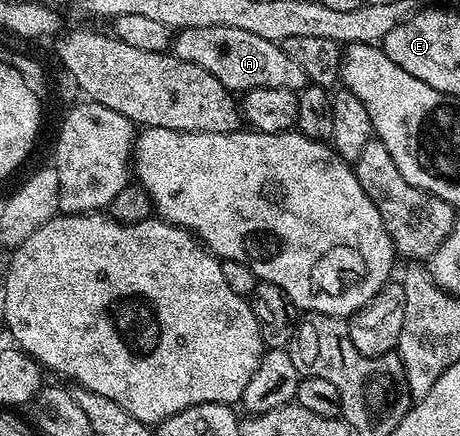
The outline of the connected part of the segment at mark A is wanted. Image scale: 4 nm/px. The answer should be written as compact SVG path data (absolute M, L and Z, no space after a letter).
M205 26L180 30L172 38L171 52L174 57L203 67L203 71L215 75L215 79L219 79L219 83L223 83L230 91L259 87L300 91L307 84L303 67L299 67L299 63L295 63L295 59L291 59L291 55L287 55L287 51L283 51L278 42L260 38L238 27Z

